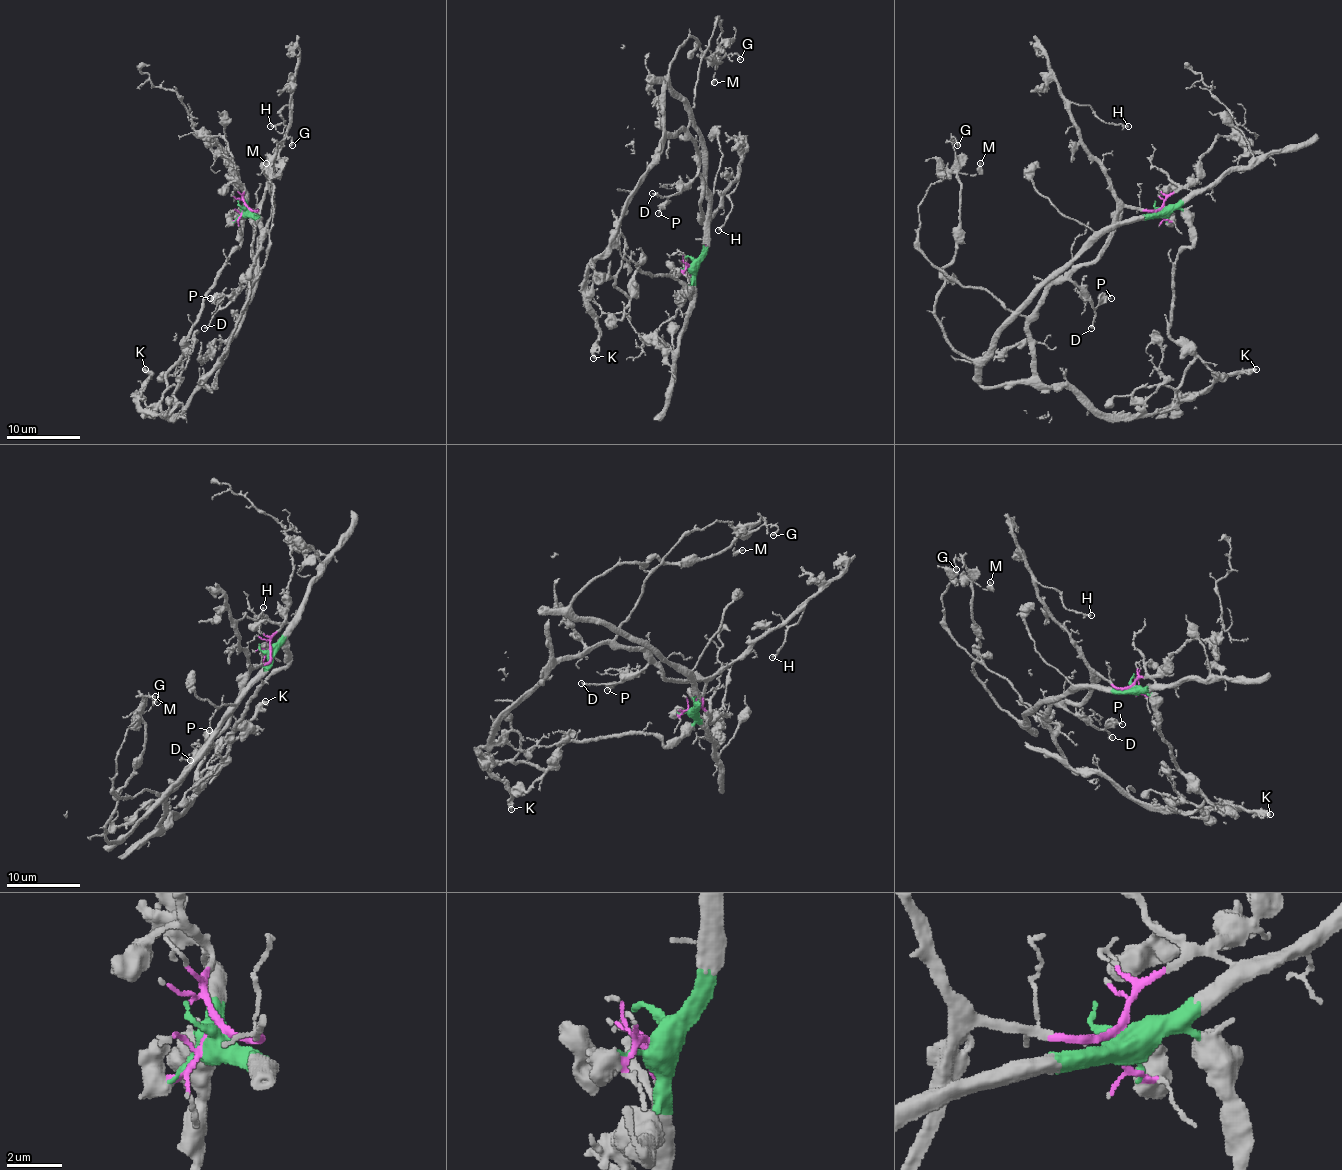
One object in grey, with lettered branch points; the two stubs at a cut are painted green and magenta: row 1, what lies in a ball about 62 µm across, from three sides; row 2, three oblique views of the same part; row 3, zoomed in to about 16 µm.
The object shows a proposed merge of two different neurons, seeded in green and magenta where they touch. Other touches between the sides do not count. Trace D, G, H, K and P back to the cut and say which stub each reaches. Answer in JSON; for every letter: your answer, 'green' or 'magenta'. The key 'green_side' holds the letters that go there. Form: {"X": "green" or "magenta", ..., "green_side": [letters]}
{"D": "magenta", "G": "green", "H": "magenta", "K": "magenta", "P": "magenta", "green_side": ["G"]}

